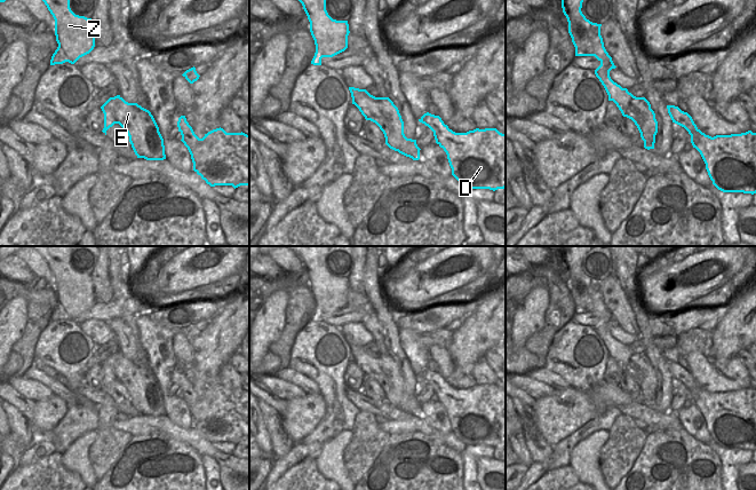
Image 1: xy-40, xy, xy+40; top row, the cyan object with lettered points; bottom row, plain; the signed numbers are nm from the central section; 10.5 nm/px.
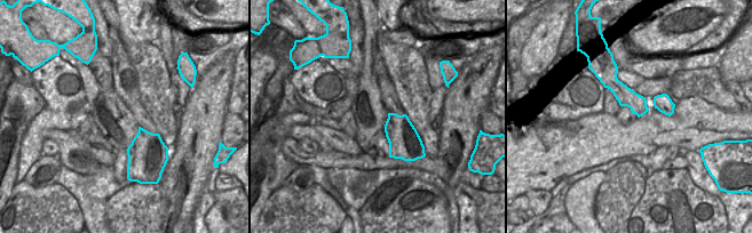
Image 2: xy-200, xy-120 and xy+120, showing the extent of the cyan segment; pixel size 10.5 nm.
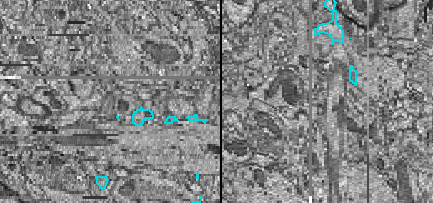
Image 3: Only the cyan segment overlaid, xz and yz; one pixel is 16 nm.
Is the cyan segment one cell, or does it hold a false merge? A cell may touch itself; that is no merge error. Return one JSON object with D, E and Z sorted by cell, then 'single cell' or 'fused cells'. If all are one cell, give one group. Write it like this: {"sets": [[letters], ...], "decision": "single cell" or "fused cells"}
{"sets": [["D"], ["E", "Z"]], "decision": "fused cells"}

